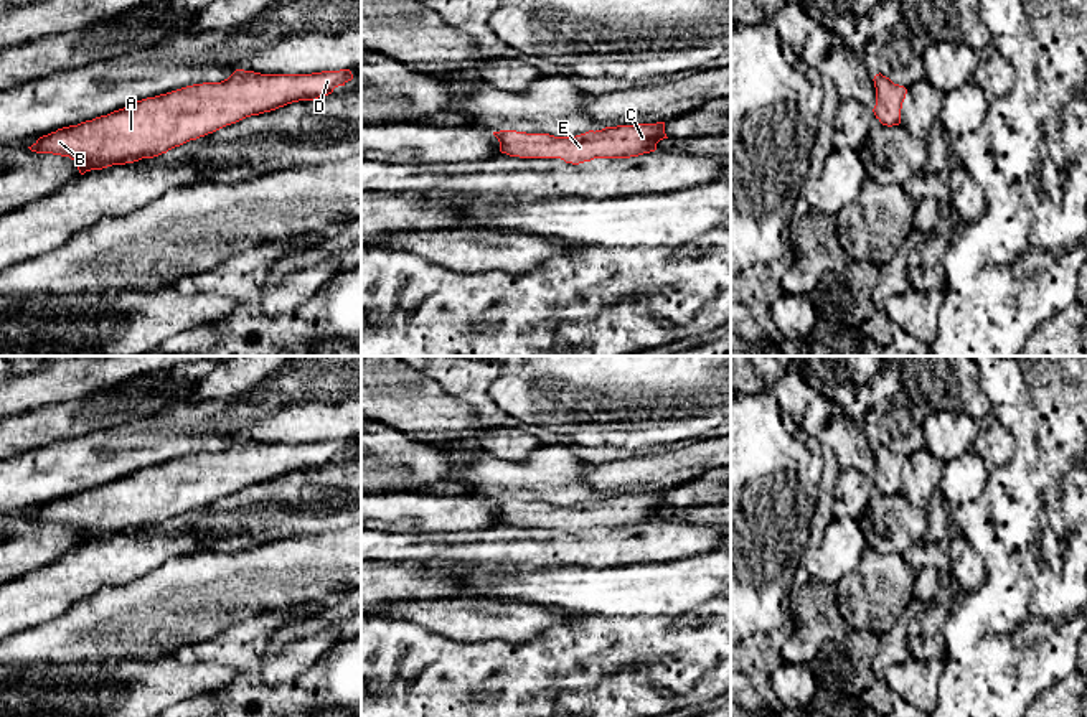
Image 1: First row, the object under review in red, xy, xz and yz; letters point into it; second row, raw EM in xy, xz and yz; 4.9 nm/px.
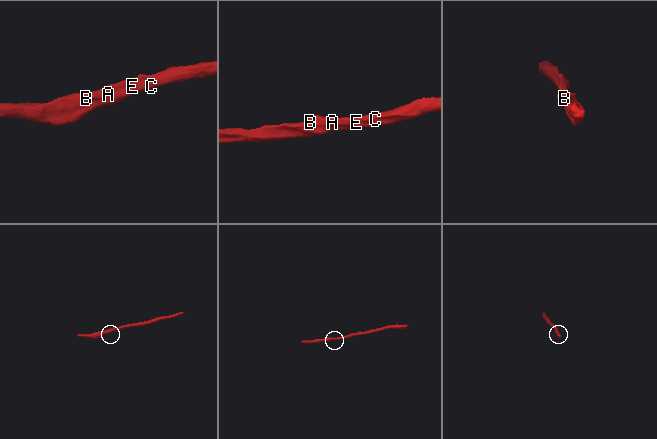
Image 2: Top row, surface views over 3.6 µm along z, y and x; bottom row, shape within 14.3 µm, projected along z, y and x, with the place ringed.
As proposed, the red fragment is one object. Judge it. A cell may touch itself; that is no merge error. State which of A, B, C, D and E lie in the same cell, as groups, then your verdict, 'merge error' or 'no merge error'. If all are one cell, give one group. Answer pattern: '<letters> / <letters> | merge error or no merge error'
A B C D E | no merge error

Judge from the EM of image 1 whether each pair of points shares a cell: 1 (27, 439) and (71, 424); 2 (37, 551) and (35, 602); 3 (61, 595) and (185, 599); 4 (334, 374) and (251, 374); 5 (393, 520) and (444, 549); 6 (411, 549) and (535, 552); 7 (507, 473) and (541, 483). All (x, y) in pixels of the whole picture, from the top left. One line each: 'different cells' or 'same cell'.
1: same cell
2: different cells
3: different cells
4: different cells
5: different cells
6: same cell
7: same cell

